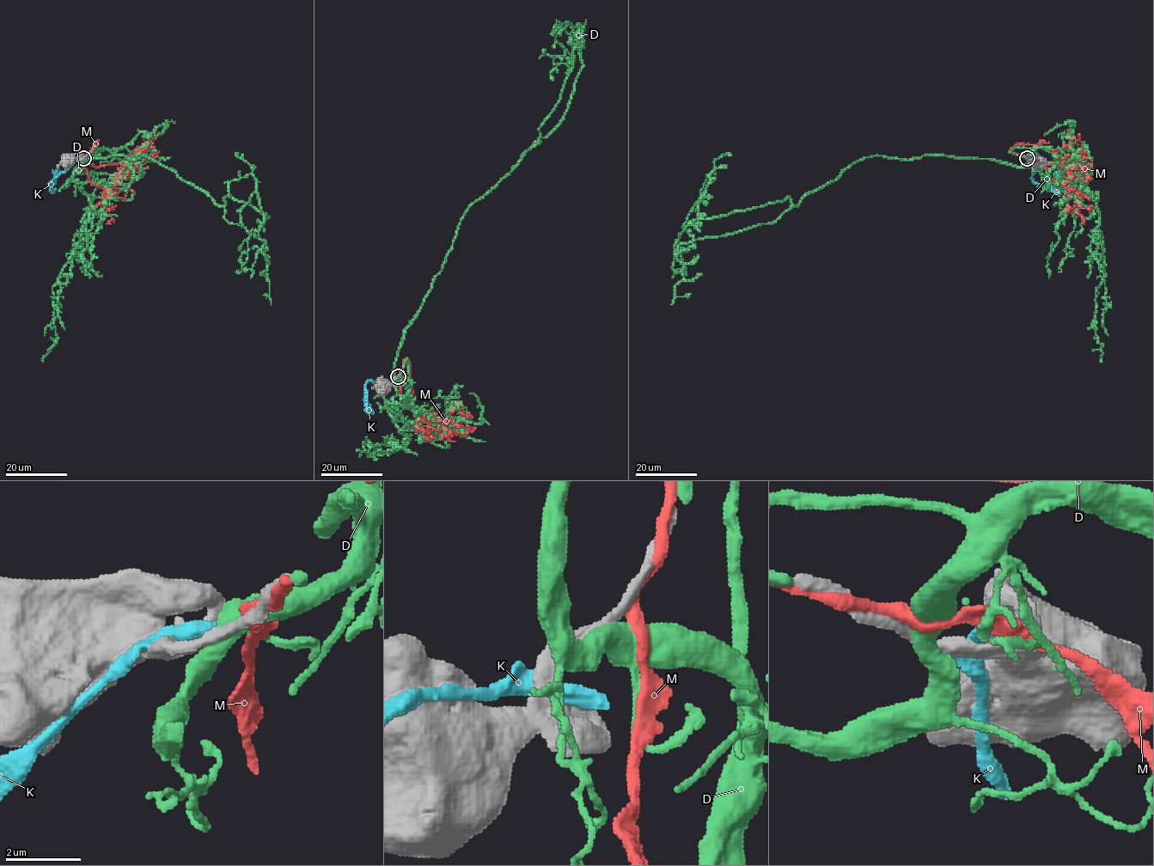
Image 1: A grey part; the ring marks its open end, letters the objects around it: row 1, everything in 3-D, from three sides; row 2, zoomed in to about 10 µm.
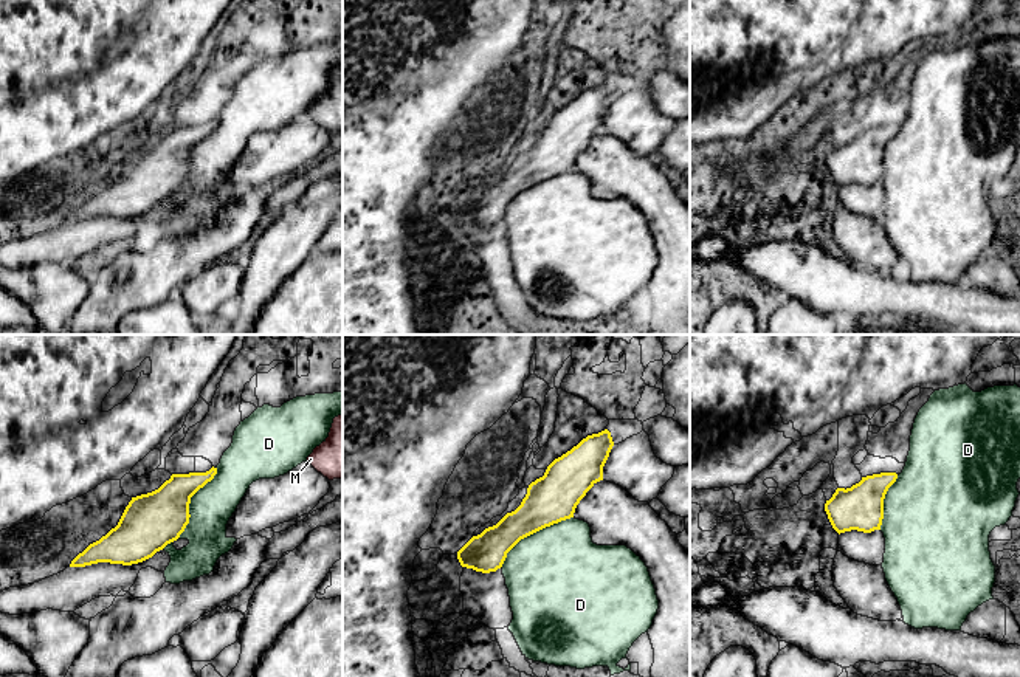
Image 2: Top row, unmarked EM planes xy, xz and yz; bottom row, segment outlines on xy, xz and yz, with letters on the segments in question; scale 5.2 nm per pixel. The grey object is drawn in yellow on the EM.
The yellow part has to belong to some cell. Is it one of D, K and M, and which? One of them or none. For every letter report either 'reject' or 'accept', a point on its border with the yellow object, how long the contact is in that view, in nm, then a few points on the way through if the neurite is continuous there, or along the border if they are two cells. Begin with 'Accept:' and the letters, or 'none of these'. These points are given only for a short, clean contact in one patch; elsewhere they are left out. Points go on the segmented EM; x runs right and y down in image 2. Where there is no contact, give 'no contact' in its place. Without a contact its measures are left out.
Accept: D
D: accept | xz (534, 532) | 460 nm
K: reject | no contact
M: reject | no contact

